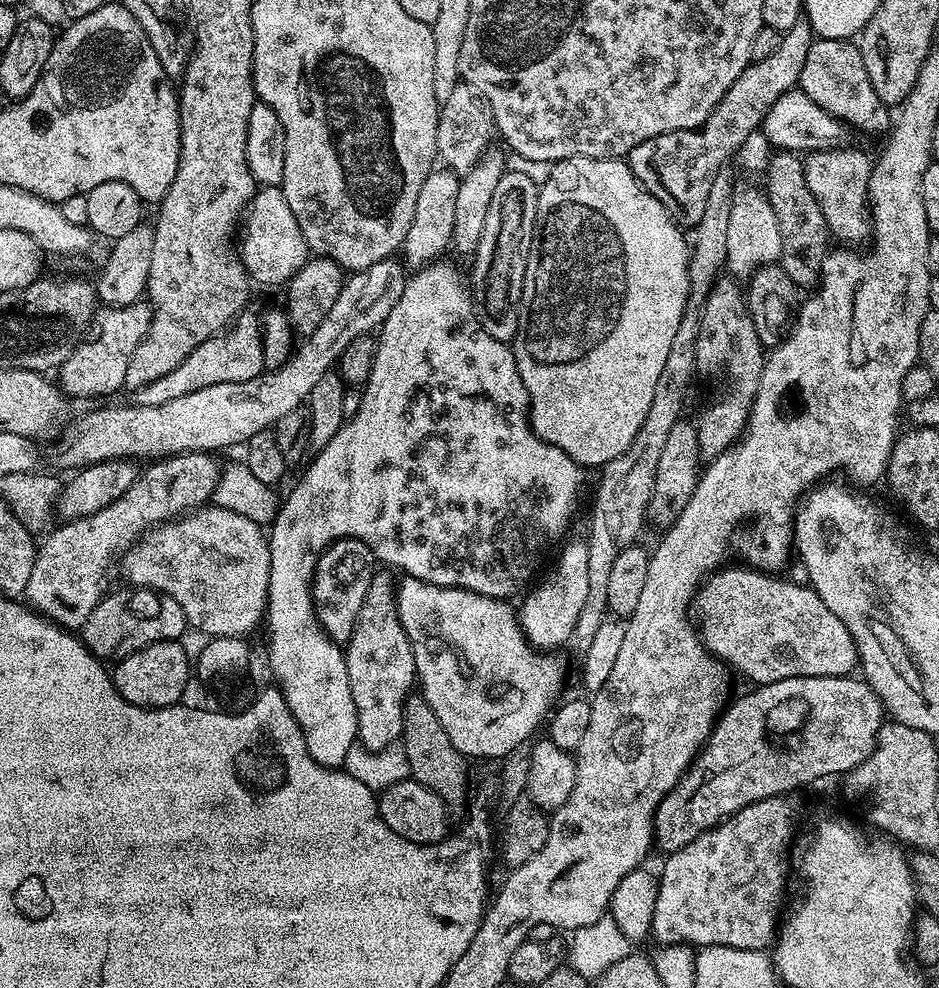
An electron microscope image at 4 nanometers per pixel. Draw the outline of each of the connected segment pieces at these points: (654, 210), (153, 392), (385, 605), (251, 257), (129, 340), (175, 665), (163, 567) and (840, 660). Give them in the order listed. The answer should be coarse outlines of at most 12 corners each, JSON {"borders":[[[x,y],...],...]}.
{"borders":[[[623,159],[539,185],[511,350],[596,470],[650,410],[690,244]],[[241,314],[170,374],[135,389],[162,406],[218,382],[261,375],[259,319]],[[373,579],[346,641],[356,734],[404,734],[416,679],[397,589]],[[283,191],[246,209],[238,255],[260,284],[287,285],[310,249]],[[144,302],[101,307],[58,369],[65,397],[124,388],[146,338]],[[154,642],[110,672],[118,694],[139,708],[181,703],[188,652]],[[201,506],[123,553],[205,637],[268,607],[265,529]],[[721,567],[704,647],[756,686],[850,676],[846,622],[807,583]]]}

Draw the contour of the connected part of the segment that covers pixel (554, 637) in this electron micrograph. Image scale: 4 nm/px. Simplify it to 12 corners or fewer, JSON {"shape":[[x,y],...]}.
{"shape":[[583,539],[563,545],[560,565],[519,605],[537,650],[572,639],[587,592]]}

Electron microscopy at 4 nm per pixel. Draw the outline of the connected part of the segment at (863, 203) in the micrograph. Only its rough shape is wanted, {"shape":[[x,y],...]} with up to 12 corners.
{"shape":[[849,146],[807,153],[804,177],[837,241],[870,224],[873,157]]}

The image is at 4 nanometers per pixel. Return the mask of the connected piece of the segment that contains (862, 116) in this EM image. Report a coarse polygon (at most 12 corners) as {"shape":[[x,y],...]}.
{"shape":[[813,42],[798,88],[849,129],[889,131],[855,43]]}

